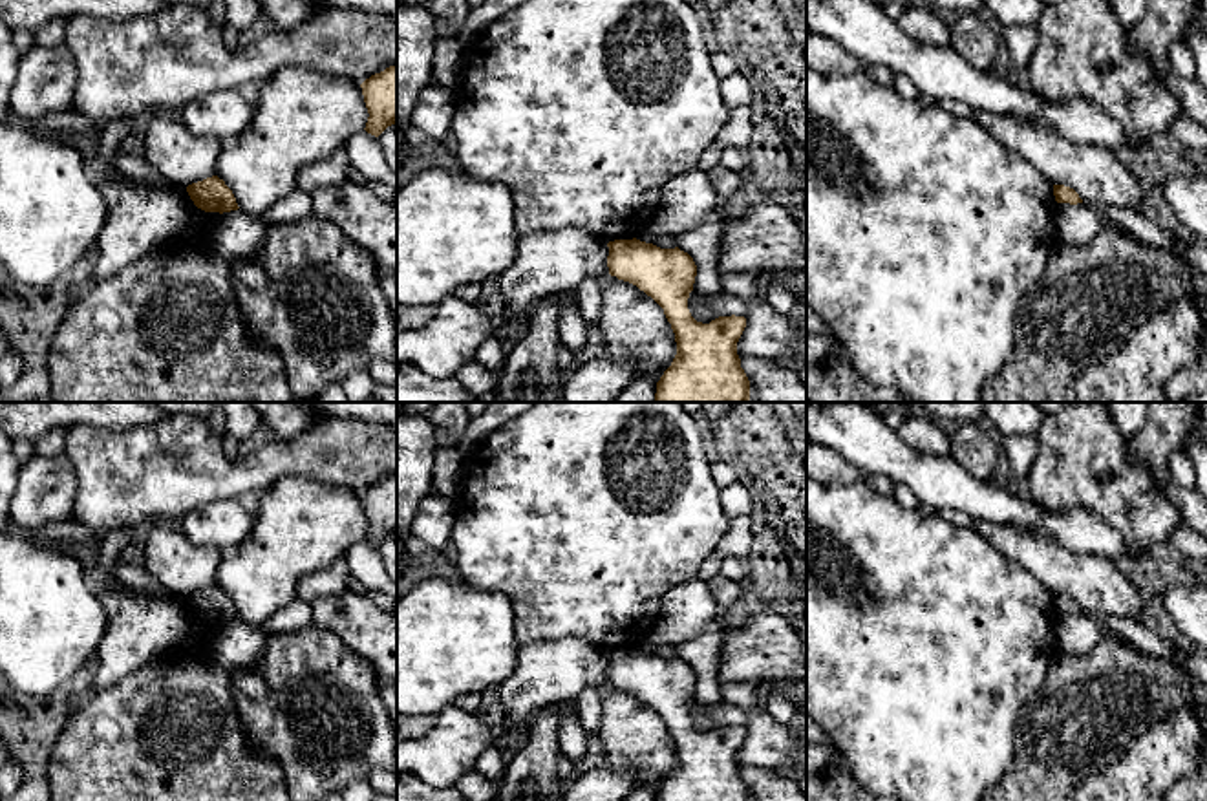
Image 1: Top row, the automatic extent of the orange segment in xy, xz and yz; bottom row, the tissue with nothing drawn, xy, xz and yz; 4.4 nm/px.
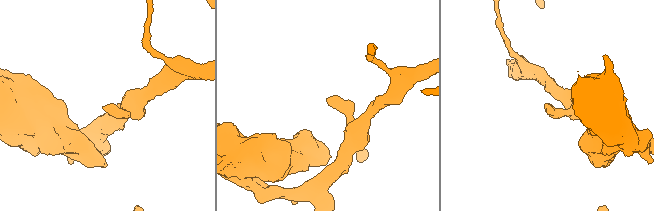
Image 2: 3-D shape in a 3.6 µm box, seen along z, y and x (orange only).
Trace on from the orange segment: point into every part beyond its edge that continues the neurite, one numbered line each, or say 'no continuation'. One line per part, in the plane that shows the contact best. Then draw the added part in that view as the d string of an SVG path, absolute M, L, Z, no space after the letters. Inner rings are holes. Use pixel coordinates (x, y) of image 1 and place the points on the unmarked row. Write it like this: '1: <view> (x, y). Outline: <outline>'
no continuation

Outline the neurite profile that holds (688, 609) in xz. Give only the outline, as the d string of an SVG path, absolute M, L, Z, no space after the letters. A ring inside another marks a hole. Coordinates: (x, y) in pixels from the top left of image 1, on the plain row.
M697 576L664 596L655 625L636 649L655 655L657 644L680 646L708 631L722 611L708 583Z

